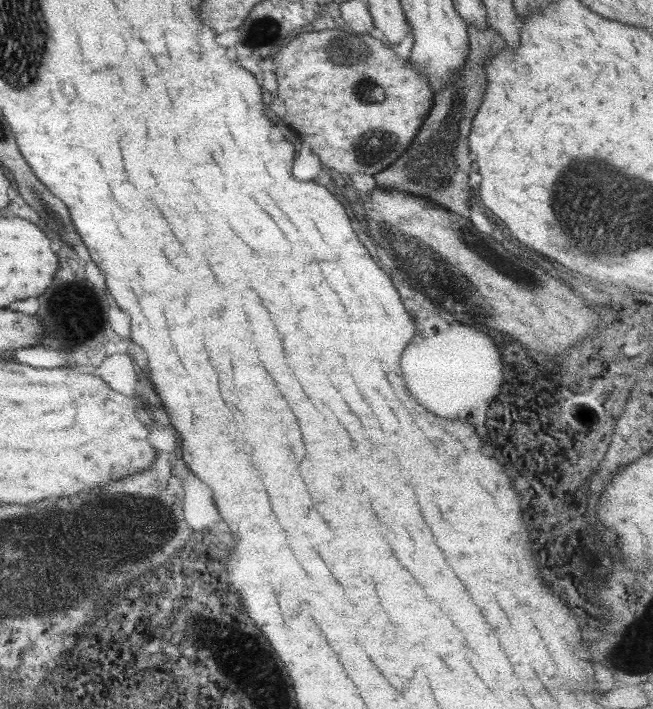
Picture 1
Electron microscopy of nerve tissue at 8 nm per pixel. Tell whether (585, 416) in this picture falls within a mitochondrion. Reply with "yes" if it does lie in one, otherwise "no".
no

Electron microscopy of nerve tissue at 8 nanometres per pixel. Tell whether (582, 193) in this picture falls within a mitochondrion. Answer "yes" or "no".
yes

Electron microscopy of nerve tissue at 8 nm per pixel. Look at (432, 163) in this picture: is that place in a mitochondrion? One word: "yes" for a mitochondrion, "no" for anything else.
yes

